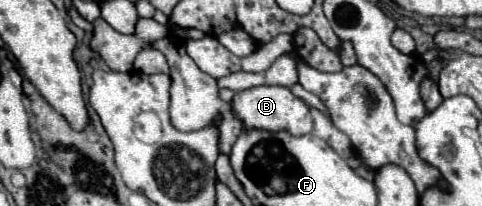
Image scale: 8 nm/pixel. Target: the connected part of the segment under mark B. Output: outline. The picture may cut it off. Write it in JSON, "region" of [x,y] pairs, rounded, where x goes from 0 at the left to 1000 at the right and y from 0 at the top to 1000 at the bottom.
{"region":[[[529,417],[504,447],[492,447],[479,485],[483,553],[504,592],[508,631],[554,631],[554,641],[579,641],[591,631],[608,660],[641,650],[649,621],[649,573],[641,553],[641,515],[608,466],[608,447],[591,417]]]}

